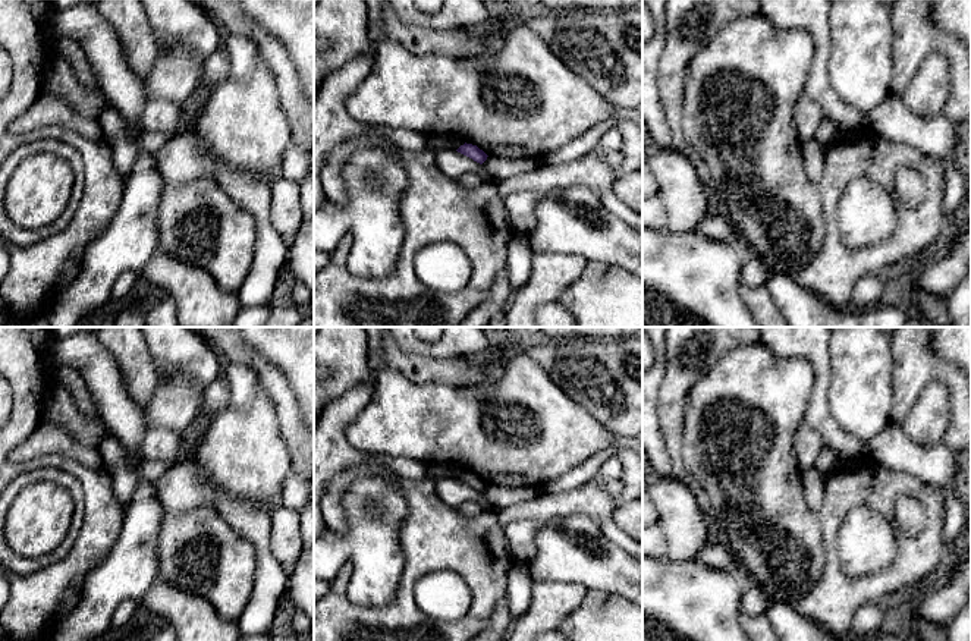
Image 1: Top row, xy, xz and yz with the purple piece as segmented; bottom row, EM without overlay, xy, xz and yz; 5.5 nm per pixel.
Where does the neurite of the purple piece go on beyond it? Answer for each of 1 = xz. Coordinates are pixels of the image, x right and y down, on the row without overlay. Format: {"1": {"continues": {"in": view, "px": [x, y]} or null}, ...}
{"1": {"continues": null}}

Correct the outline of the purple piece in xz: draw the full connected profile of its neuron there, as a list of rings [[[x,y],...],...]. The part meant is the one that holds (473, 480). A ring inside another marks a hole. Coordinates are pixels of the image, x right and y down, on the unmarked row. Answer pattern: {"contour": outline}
{"contour": [[[466,471],[463,474],[461,474],[456,480],[463,483],[463,484],[466,484],[466,486],[469,486],[469,487],[472,487],[474,490],[477,490],[480,493],[483,493],[487,488],[487,486],[488,486],[477,474],[466,472]]]}

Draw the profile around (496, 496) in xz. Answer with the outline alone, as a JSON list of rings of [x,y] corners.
[[[488,484],[483,491],[486,503],[493,509],[505,509],[512,505],[518,505],[521,502],[534,499],[540,496],[541,487],[530,486],[530,487],[502,487]]]

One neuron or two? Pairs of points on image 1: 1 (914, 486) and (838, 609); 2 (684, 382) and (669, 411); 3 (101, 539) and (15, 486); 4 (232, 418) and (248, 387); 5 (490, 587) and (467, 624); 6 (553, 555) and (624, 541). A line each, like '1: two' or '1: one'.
1: one
2: one
3: two
4: two
5: one
6: two

